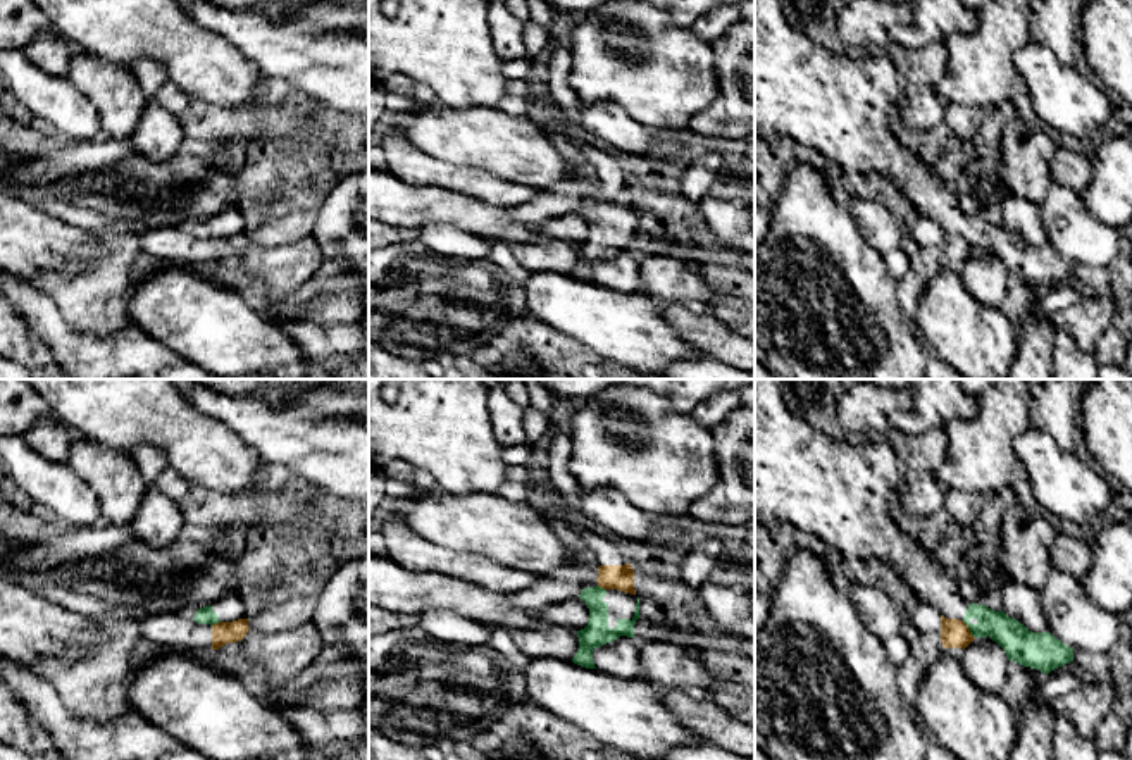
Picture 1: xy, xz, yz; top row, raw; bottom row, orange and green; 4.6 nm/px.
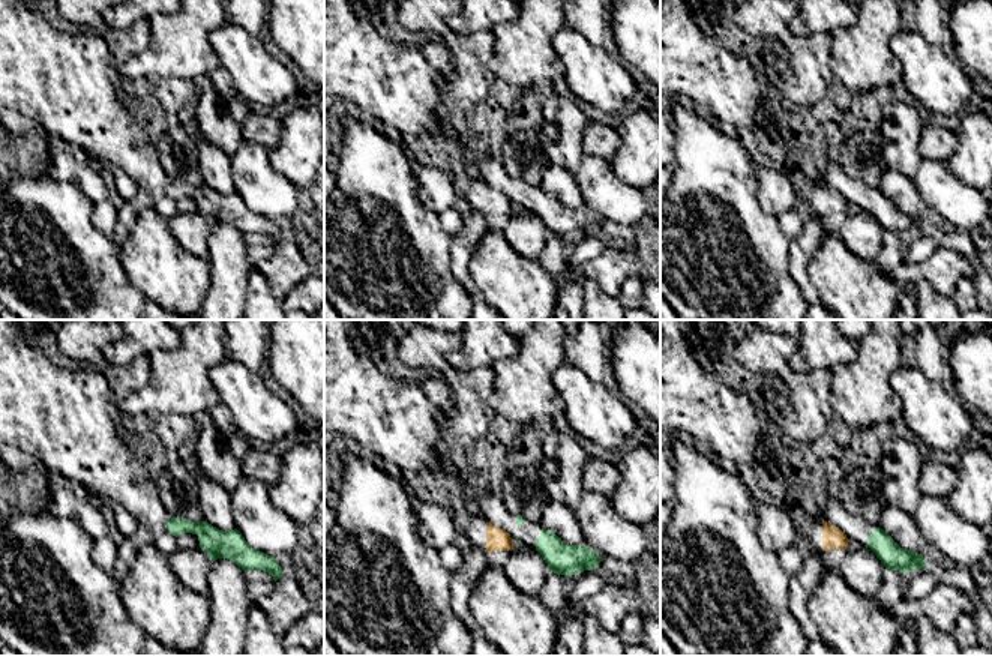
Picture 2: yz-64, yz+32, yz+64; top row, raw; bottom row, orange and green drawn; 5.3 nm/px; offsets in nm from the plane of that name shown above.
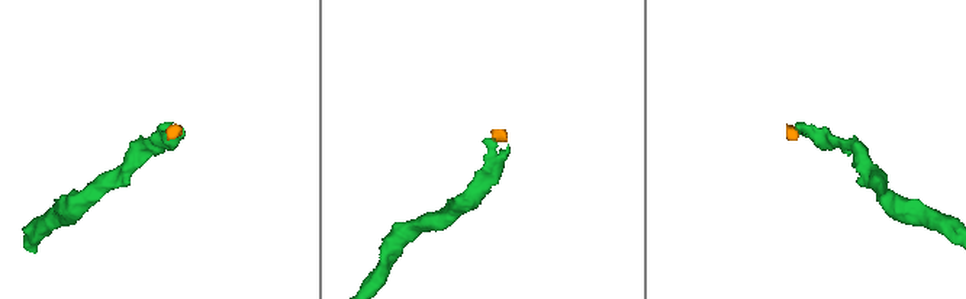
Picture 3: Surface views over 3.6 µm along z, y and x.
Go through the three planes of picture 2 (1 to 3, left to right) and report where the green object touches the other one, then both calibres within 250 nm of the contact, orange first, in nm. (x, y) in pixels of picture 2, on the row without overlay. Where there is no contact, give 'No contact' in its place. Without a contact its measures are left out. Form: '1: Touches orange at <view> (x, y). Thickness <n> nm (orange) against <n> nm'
1: No contact
2: No contact
3: No contact

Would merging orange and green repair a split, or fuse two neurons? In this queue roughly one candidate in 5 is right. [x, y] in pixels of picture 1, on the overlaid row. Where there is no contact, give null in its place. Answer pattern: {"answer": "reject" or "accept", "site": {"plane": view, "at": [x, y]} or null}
{"answer": "reject", "site": {"plane": "yz", "at": [969, 629]}}

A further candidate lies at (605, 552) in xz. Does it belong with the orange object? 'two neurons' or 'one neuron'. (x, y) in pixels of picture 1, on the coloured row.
one neuron

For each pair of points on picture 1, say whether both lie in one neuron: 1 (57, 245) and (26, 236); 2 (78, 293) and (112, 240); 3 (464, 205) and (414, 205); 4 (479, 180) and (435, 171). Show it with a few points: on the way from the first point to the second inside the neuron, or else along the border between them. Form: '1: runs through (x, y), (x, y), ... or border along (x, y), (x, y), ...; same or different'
1: runs through (50, 243), (33, 242); same
2: runs through (92, 280), (112, 259), (112, 254); same
3: runs through (452, 205), (426, 205); same
4: runs through (469, 180), (445, 174); same

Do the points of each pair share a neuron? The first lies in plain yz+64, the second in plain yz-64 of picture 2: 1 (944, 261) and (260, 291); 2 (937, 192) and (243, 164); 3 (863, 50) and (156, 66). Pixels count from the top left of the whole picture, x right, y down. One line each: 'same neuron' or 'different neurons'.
1: different neurons
2: same neuron
3: same neuron

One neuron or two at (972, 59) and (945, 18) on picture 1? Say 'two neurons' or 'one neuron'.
two neurons

